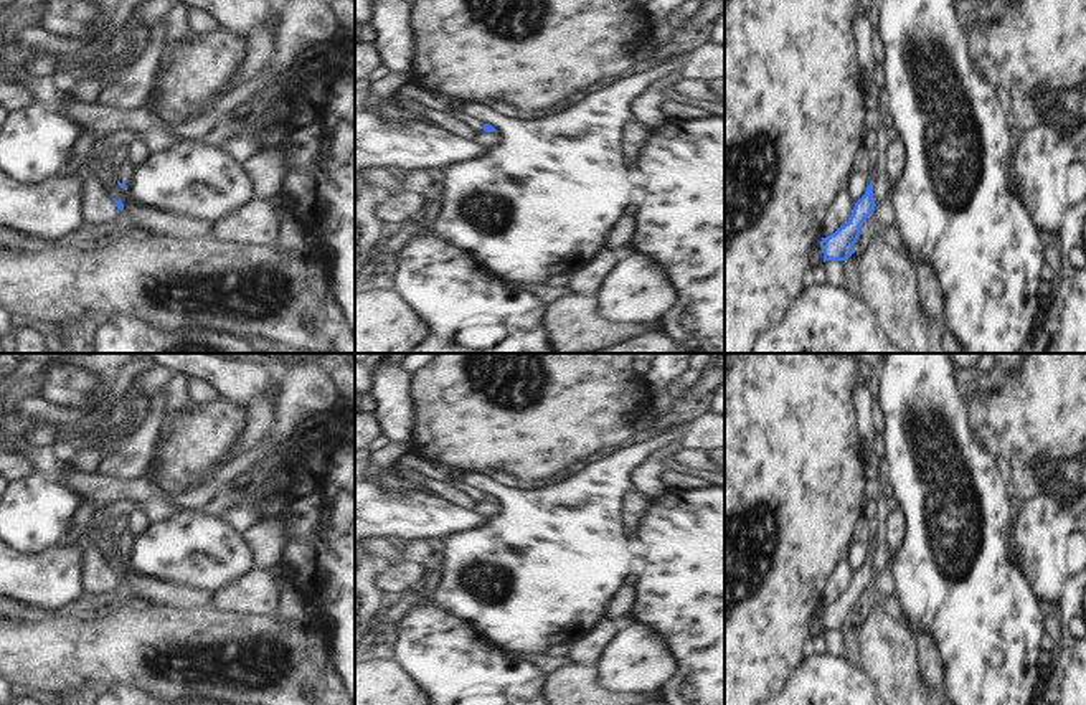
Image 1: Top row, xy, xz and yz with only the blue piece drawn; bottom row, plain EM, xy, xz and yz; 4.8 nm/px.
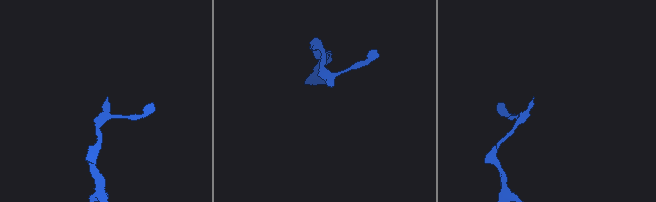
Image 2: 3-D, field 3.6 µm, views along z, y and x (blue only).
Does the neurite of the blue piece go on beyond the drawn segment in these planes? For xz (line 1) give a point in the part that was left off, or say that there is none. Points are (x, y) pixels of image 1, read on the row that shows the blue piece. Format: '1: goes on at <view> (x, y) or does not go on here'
1: does not go on here

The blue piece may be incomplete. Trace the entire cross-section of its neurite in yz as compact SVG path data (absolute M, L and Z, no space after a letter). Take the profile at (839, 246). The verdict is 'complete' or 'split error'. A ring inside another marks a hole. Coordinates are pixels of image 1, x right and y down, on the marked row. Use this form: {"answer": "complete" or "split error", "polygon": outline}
{"answer": "complete", "polygon": "M873 182L866 187L865 195L855 203L850 220L833 234L822 238L820 248L825 261L847 261L855 251L853 246L860 236L860 228L875 210Z"}

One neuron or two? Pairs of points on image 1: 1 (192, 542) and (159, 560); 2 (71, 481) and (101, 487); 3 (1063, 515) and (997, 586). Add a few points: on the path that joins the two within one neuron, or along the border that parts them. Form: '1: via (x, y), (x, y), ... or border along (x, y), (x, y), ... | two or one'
1: via (184, 550), (167, 552) | one
2: via (78, 482), (94, 487) | one
3: border along (1014, 525), (1010, 548), (1037, 598) | two

